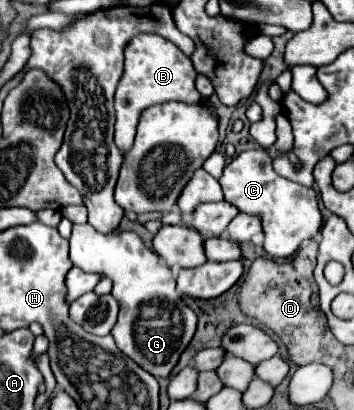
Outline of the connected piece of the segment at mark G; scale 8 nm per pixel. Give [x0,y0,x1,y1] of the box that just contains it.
[71,223,197,379]

